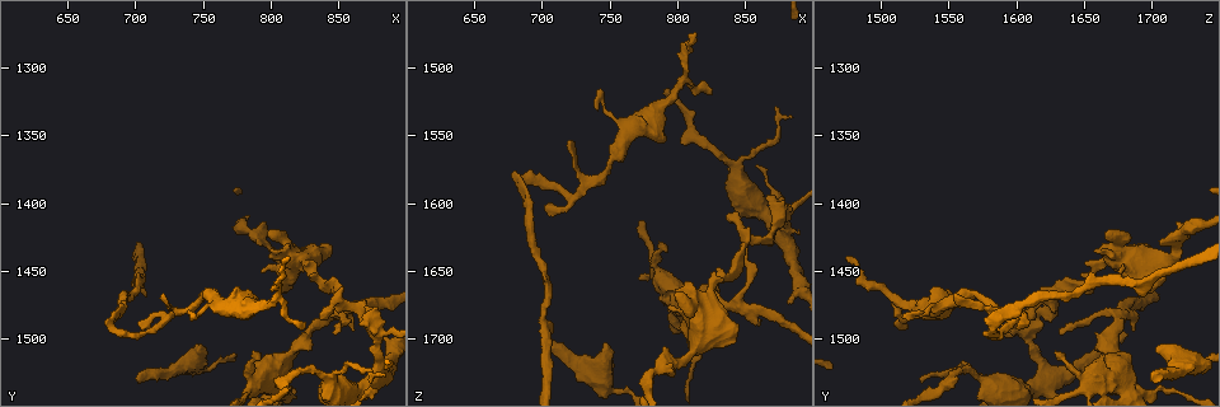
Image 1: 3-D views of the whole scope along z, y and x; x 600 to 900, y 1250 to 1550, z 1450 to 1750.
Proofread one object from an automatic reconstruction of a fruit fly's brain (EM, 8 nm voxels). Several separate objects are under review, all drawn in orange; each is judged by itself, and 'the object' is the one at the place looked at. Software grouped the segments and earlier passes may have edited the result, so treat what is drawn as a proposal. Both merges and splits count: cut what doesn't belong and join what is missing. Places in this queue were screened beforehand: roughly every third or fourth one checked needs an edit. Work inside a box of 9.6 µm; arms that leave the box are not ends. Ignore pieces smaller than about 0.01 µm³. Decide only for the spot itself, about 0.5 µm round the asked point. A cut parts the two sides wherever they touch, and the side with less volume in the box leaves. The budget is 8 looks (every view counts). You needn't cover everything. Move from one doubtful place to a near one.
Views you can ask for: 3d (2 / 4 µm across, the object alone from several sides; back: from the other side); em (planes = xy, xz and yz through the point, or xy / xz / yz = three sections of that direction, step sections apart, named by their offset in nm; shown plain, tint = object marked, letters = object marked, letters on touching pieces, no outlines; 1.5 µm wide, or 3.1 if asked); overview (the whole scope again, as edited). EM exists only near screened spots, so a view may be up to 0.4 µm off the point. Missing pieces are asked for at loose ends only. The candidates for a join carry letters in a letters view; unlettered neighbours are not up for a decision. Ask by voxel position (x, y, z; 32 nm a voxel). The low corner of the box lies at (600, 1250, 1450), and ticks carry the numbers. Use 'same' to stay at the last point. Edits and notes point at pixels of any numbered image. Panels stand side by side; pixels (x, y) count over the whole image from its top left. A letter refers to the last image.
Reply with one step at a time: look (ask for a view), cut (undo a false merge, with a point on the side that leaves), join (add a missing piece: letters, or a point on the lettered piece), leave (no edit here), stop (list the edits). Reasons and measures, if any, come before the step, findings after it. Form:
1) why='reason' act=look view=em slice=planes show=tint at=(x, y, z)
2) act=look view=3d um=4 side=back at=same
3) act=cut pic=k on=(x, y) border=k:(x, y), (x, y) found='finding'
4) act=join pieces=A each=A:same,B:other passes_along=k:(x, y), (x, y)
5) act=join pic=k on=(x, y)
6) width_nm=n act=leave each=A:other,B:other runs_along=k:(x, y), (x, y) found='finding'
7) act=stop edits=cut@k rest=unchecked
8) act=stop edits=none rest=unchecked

why='free end' act=look view=em slice=planes show=letters at=(702, 1530, 1698)

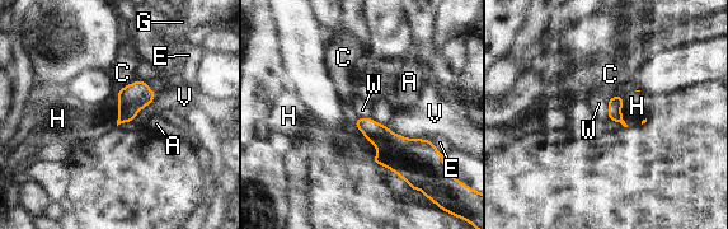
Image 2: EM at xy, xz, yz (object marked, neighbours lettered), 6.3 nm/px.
act=join pieces=H each=A:other,C:other,E:other,G:other,H:same,V:other,W:other found='it goes on there'

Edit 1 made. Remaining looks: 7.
why='redraw' act=look view=overview

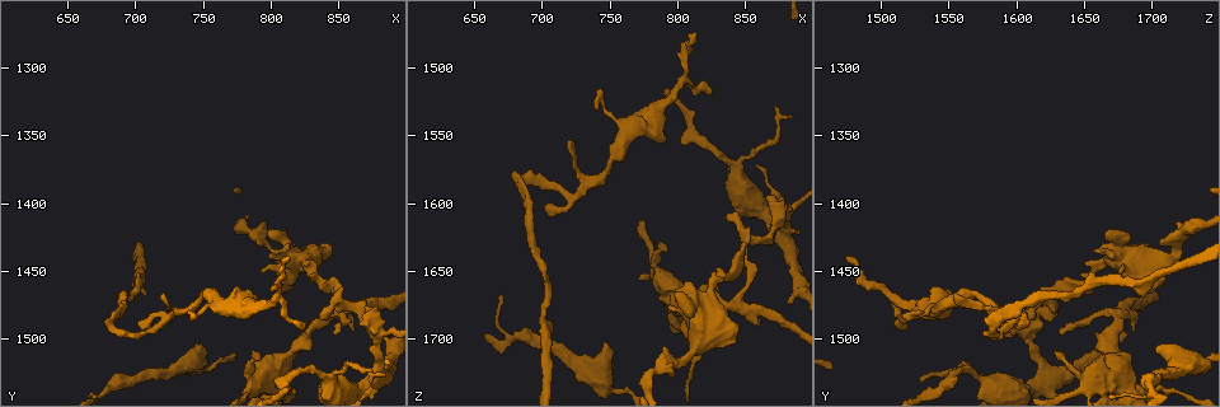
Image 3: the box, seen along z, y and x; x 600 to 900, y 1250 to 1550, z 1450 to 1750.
why='tapers out' act=look view=em slice=planes show=plain at=(848, 1498, 1632)

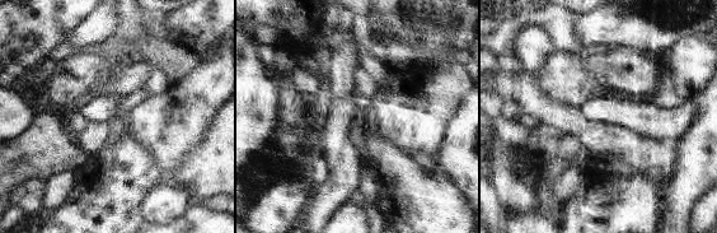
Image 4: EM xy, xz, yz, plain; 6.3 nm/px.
act=look view=em slice=planes show=letters at=same

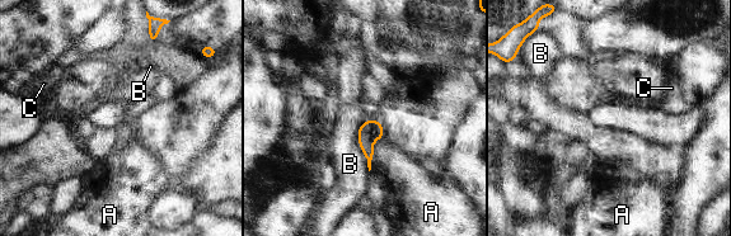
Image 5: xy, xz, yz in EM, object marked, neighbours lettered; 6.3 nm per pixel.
act=leave each=A:other,B:other,C:other border=5:(382, 137), (373, 146), (369, 171) found='none of them fits'

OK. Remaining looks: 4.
why='an open end' act=look view=em slice=planes show=tint at=(880, 1498, 1672)

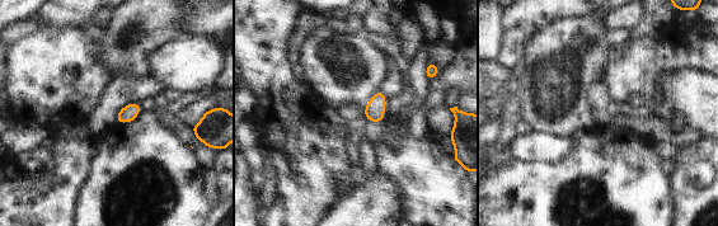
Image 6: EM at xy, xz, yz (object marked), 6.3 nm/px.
act=look view=em slice=planes show=letters at=same

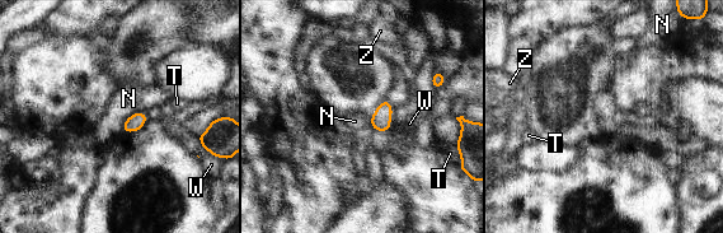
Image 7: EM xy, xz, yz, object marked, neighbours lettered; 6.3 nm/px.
longest_contact=N:140nm act=leave each=N:other,T:other,W:other,Z:other border=7:(134, 112), (125, 122), (122, 130) found='none of them fits'

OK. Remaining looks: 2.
act=stop edits=join@2 rest=unchecked

